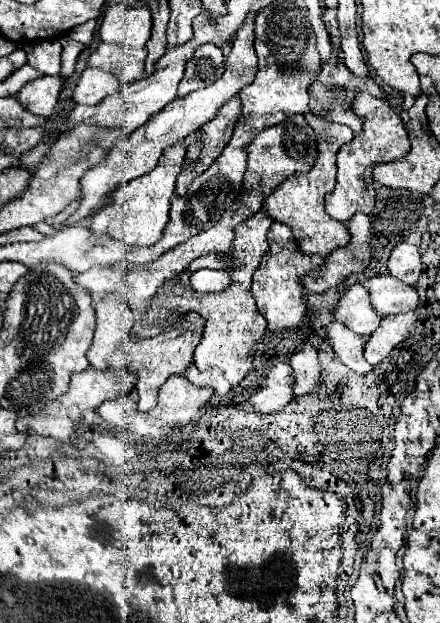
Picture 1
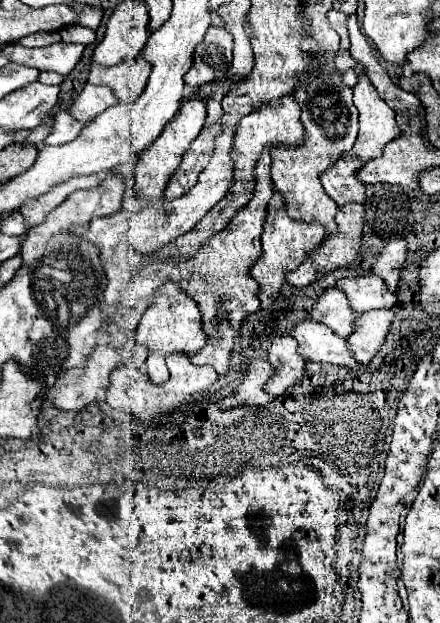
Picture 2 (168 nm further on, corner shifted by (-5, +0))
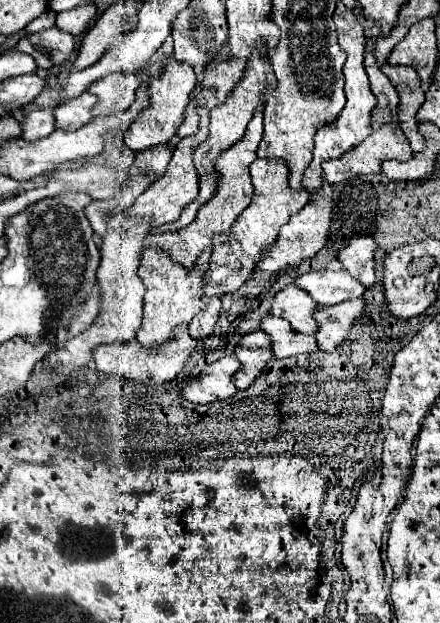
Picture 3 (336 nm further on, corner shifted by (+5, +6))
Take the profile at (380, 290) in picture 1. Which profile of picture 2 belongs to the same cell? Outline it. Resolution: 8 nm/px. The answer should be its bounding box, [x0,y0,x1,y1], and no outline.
[335,272,397,314]

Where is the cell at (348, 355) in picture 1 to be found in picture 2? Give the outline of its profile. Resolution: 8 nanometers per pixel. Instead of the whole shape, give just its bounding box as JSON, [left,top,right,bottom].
[289,320,357,368]

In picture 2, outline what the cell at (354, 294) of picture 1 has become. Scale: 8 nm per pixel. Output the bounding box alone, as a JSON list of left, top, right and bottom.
[309,288,357,338]

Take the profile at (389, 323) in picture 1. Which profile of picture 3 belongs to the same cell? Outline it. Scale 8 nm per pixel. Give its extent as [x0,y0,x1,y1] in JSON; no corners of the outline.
[315,298,367,352]

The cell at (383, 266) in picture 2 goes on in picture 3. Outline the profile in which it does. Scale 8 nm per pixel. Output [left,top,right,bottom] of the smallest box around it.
[337,236,377,288]

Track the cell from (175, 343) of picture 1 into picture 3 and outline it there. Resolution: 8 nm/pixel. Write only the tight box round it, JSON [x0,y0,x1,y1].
[137,248,211,350]

